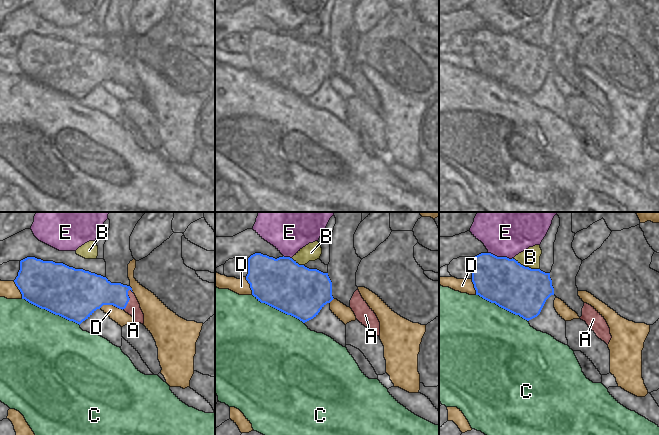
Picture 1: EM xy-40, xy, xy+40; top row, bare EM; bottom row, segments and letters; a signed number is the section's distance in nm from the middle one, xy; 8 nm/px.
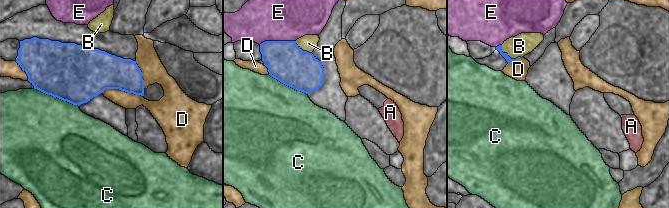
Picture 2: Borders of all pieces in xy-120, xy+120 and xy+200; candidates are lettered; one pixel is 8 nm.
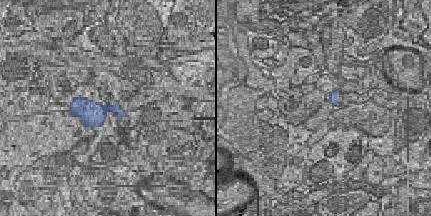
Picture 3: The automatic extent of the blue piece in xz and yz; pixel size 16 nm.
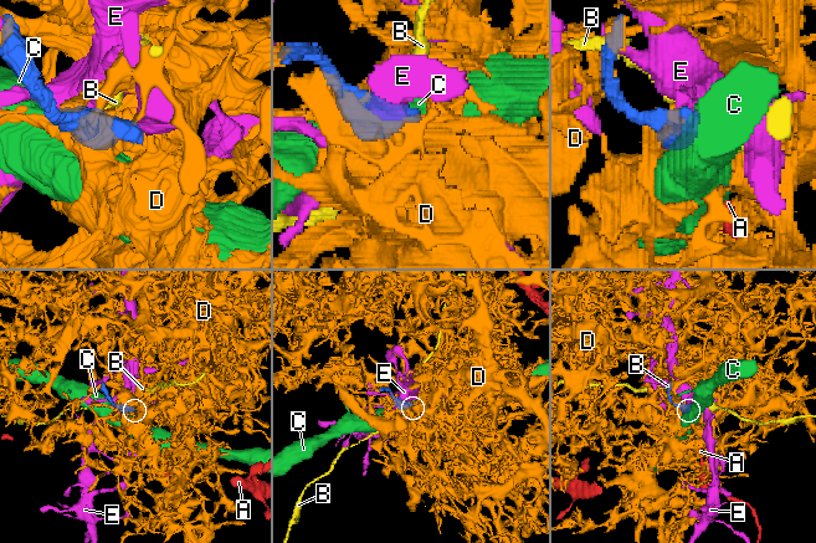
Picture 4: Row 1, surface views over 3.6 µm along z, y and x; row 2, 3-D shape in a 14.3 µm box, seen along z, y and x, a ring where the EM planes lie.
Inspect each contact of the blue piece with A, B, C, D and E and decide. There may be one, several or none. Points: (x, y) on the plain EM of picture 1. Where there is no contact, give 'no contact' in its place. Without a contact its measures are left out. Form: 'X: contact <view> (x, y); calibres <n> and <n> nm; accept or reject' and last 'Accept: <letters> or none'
A: contact xy-40 (129, 75); calibres 220 and 110 nm; accept
B: contact xy+40 (526, 43); calibres 380 and 150 nm; reject
C: contact xy-40 (51, 88); calibres 420 and 500 nm; reject
D: contact xy-40 (111, 80); calibres 340 and 110 nm; reject
E: contact xy+40 (500, 33); calibres 380 and 280 nm; reject
Accept: A

